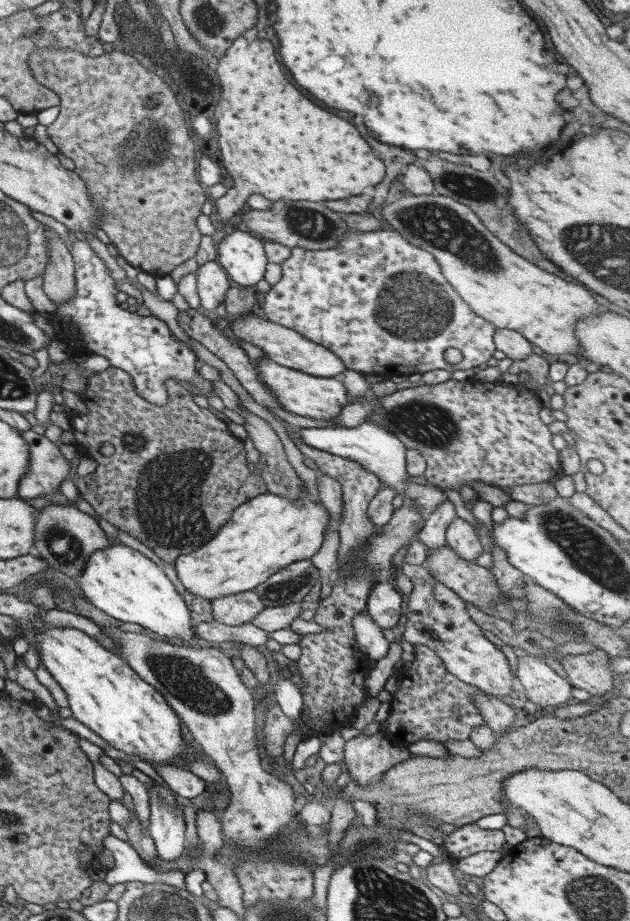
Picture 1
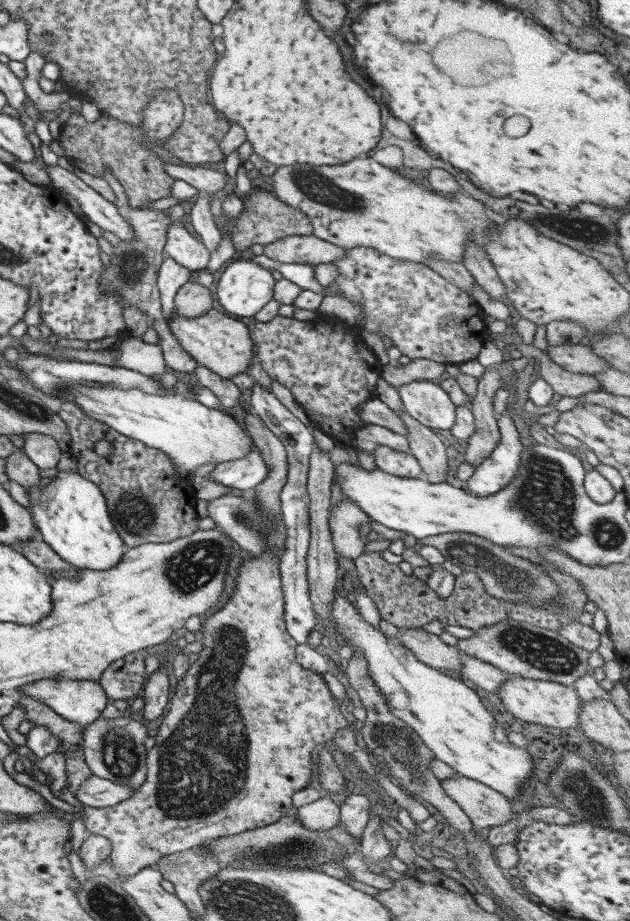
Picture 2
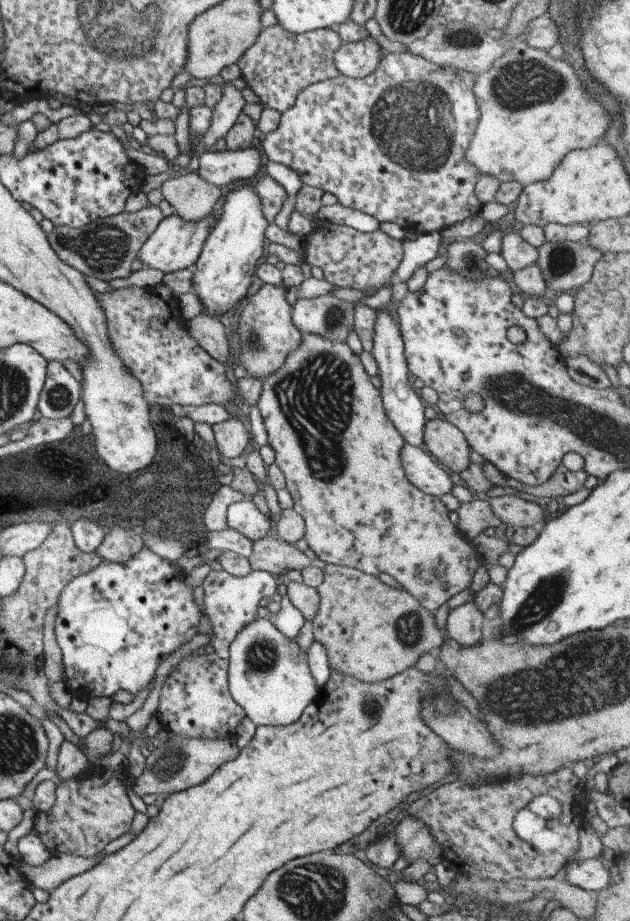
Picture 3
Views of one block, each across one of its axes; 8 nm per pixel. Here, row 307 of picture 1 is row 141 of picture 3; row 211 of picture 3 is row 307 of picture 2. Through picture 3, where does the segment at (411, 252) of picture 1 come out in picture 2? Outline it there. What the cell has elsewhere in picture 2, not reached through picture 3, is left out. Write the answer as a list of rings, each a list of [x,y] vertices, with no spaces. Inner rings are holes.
[[[365,246],[344,250],[345,256],[332,263],[338,270],[338,277],[331,285],[338,290],[338,296],[362,306],[364,317],[358,321],[362,330],[378,334],[378,338],[390,338],[392,344],[411,359],[426,358],[446,366],[478,358],[491,332],[484,323],[486,314],[468,293],[448,282],[429,266],[384,257]]]

